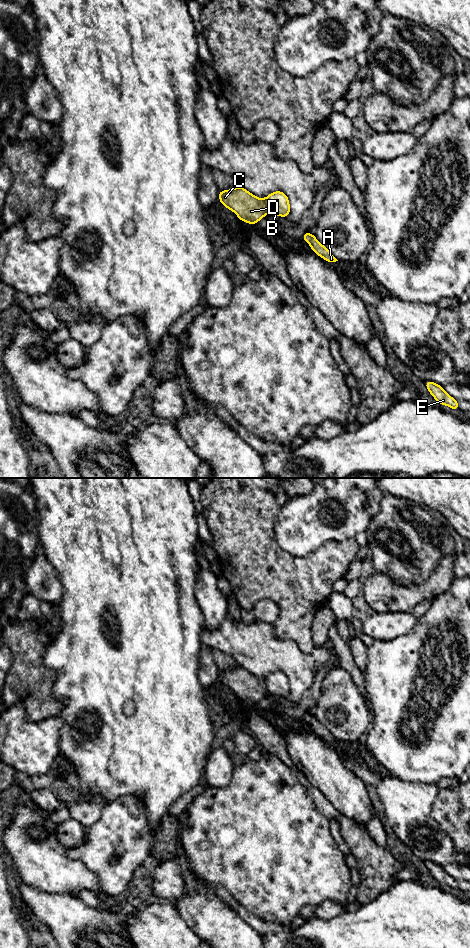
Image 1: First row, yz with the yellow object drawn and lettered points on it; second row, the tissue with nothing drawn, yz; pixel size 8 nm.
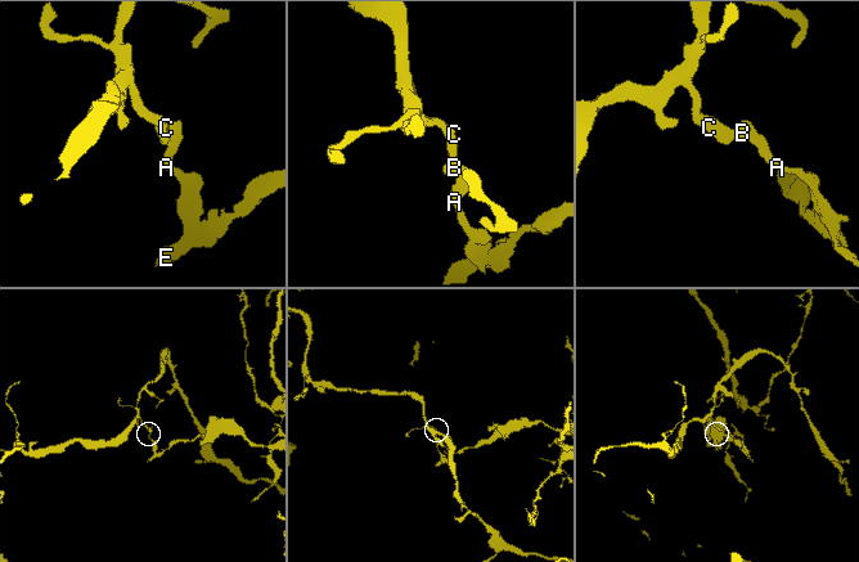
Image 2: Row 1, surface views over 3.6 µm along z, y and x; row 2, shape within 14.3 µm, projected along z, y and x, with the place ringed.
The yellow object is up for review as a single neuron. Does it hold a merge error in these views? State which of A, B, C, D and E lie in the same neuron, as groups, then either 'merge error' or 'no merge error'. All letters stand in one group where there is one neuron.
A B E / C D; merge error

